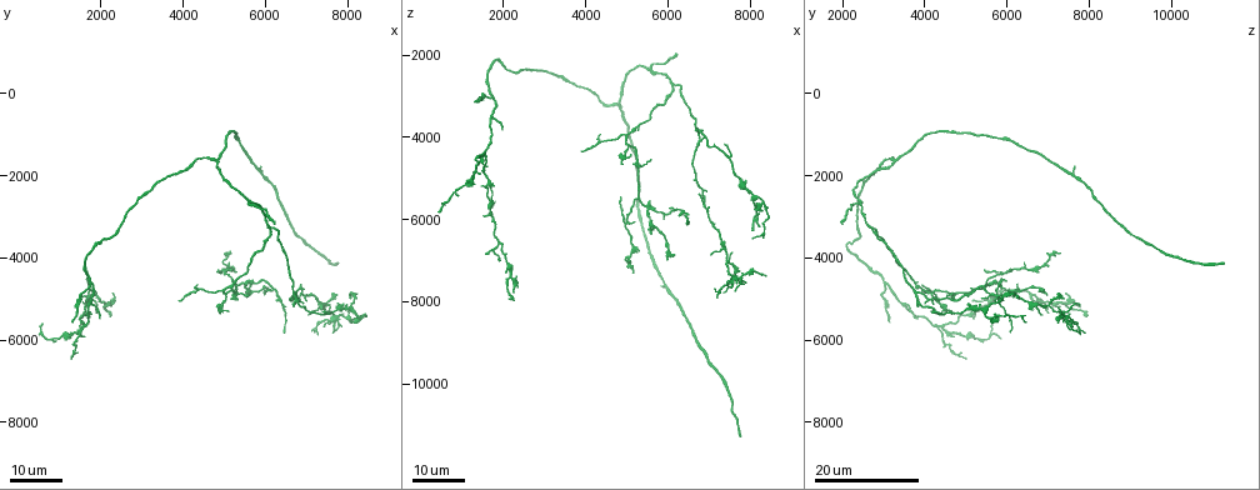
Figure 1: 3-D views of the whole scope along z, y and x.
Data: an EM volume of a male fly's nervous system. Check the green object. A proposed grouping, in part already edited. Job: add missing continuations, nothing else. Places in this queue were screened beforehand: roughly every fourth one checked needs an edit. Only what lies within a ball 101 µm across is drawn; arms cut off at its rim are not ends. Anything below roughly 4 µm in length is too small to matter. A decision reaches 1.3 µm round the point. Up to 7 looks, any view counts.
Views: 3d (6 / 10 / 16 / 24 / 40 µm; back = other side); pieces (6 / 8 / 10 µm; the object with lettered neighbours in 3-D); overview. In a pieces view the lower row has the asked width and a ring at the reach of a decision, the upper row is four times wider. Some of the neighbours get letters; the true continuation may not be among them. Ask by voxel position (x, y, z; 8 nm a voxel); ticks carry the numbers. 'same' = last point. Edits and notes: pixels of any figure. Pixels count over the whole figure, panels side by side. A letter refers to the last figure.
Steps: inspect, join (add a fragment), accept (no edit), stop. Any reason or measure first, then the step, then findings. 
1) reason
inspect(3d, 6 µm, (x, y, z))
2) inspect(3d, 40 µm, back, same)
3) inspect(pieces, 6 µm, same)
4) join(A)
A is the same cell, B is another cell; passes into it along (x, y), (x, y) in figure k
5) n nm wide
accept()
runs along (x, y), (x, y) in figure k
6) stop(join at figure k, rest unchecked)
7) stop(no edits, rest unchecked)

an open end
inspect(3d, 16 µm, (2000, 5450, 3750))

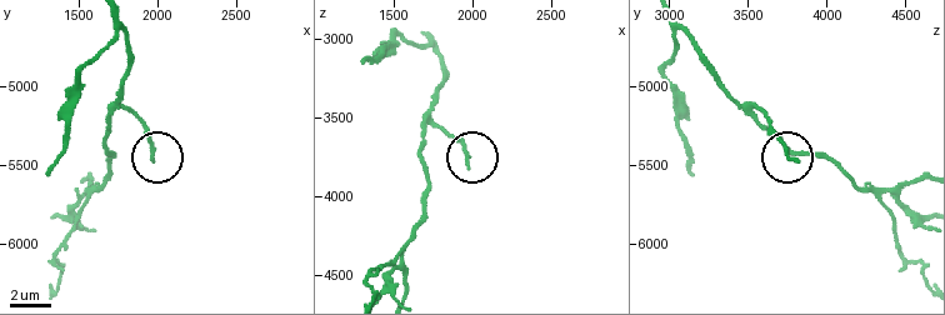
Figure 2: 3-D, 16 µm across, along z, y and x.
inspect(pieces, 6 µm, (1960, 5460, 3820))

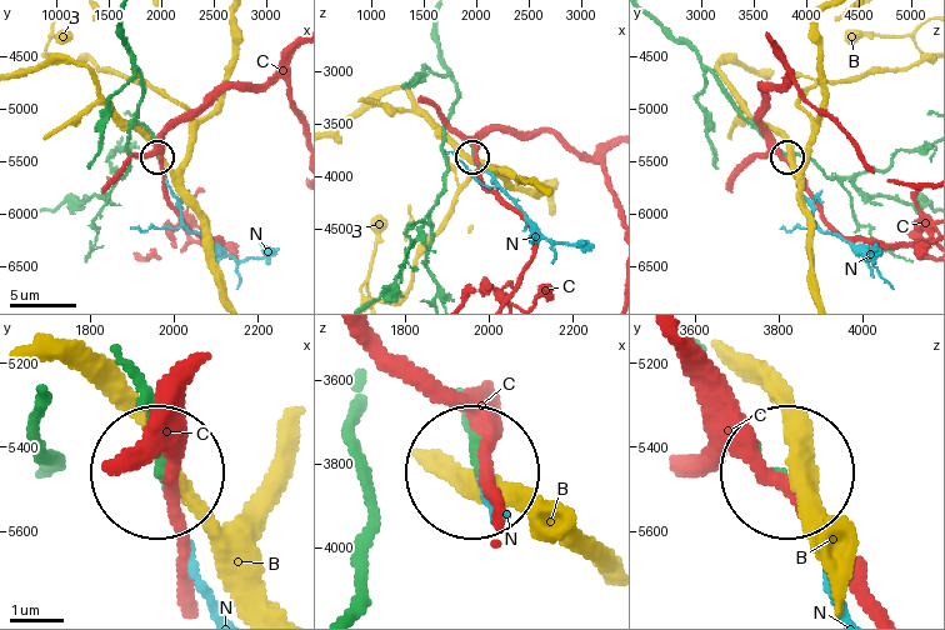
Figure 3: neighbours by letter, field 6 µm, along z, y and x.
join(N)
N is the same cell, B and C are other cells; passes into it along (144, 128), (189, 230), (236, 261), (276, 249) in figure 3; it goes on there

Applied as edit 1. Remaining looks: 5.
thin end
inspect(3d, 24 µm, (3950, 5000, 4300))

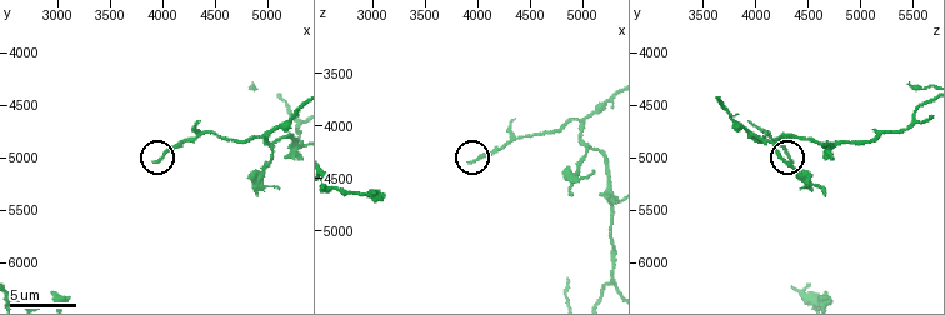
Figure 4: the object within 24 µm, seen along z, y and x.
inspect(pieces, 6 µm, (3920, 5060, 4360))

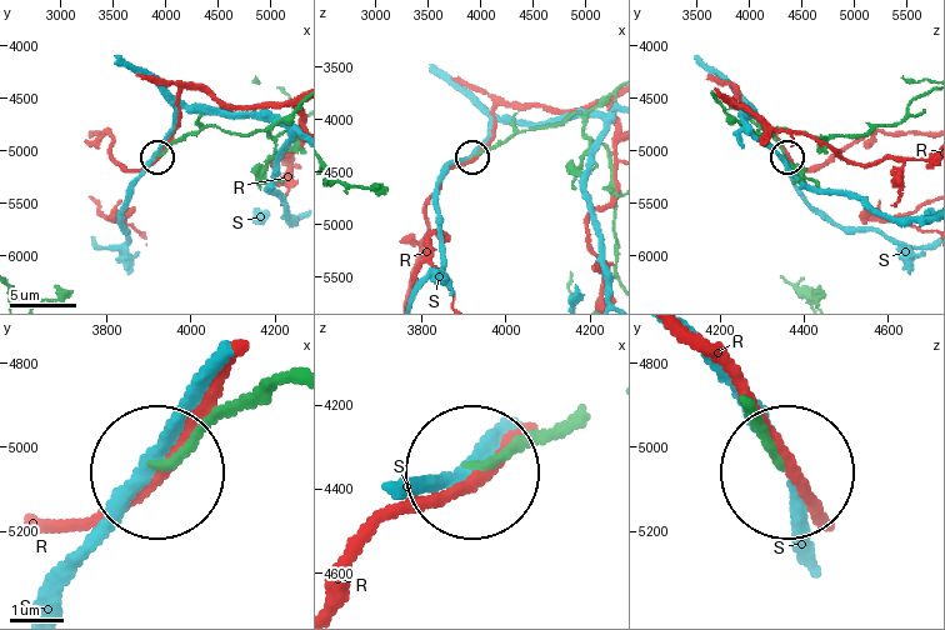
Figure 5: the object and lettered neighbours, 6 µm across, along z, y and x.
accept()
R and S are other cells; runs along (746, 411), (783, 465) in figure 5; no lettered fragment goes on from it

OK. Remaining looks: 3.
free end
inspect(3d, 16 µm, (6750, 5200, 3800))

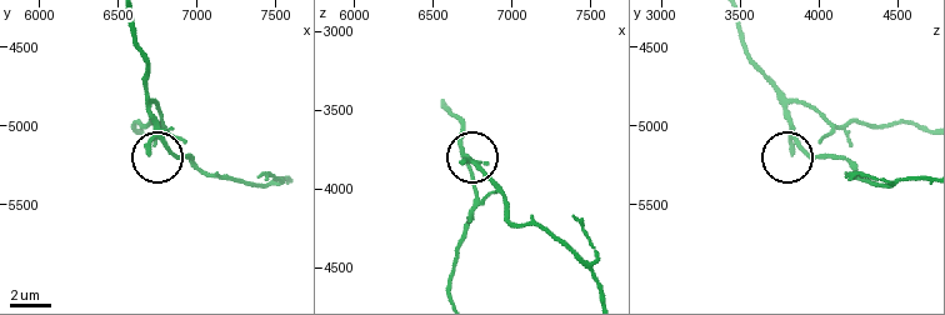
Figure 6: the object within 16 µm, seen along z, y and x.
inspect(pieces, 10 µm, (6700, 5180, 3840))

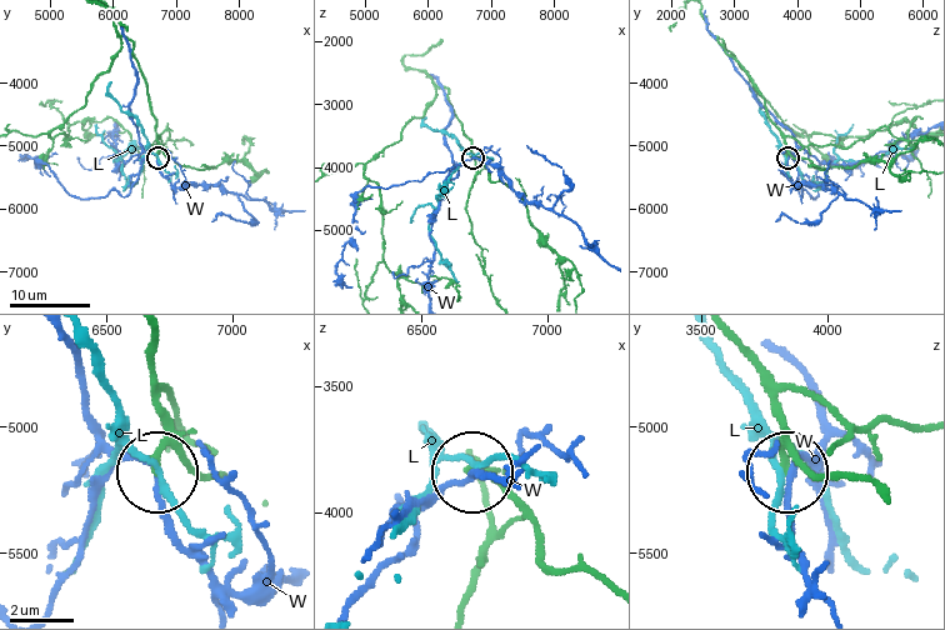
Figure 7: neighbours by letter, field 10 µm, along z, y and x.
accept()
L and W are other cells; runs along (730, 341), (765, 389), (784, 468) in figure 7; none of them fits

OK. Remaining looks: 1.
stop(join at figure 3, rest unchecked)

